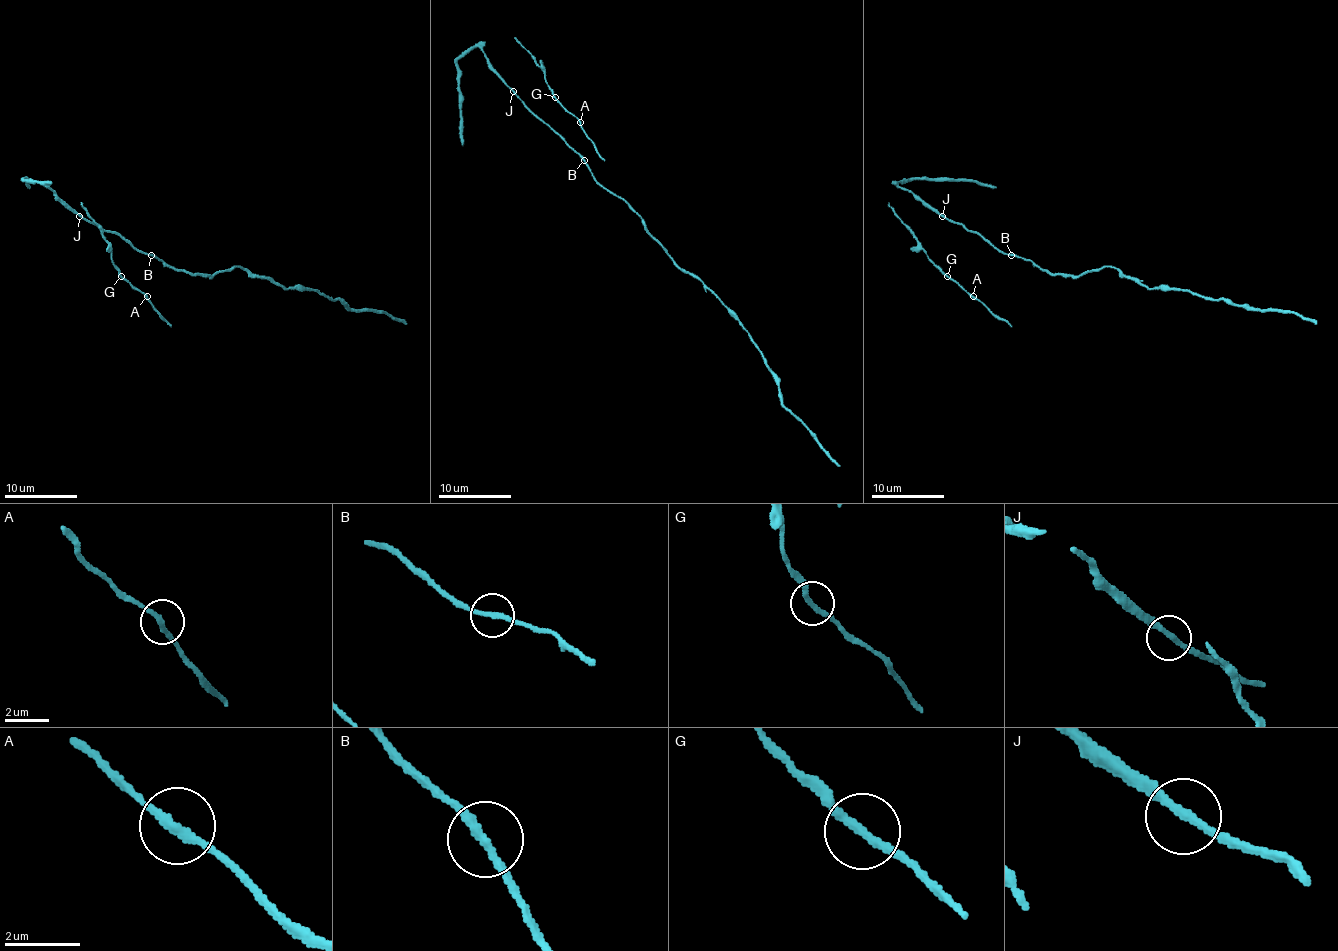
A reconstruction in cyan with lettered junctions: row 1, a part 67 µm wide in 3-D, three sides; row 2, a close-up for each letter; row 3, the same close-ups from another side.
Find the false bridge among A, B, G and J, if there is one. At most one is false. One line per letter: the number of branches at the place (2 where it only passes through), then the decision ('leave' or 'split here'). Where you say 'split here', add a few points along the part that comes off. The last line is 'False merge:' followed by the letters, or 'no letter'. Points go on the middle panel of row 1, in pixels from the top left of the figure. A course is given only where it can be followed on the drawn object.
A: branches 2; leave
B: branches 2; split here; course (584, 161), (595, 179), (618, 195), (675, 262), (702, 282), (738, 321), (773, 375), (780, 401), (840, 466)
G: branches 2; leave
J: branches 2; leave
False merge: B

